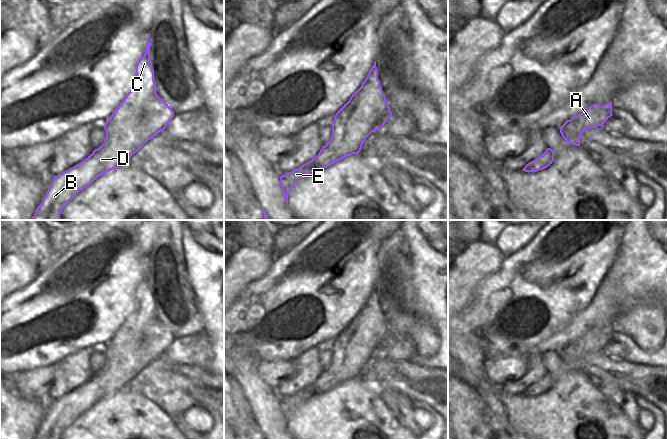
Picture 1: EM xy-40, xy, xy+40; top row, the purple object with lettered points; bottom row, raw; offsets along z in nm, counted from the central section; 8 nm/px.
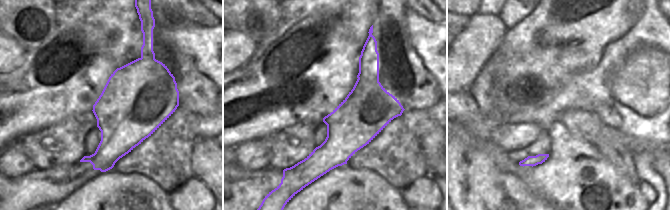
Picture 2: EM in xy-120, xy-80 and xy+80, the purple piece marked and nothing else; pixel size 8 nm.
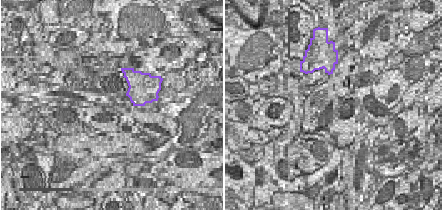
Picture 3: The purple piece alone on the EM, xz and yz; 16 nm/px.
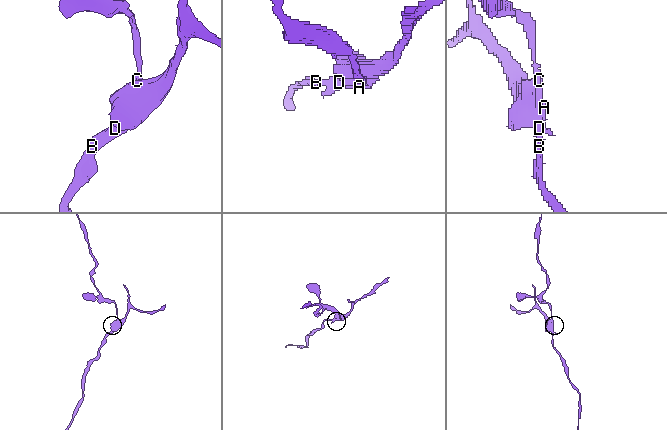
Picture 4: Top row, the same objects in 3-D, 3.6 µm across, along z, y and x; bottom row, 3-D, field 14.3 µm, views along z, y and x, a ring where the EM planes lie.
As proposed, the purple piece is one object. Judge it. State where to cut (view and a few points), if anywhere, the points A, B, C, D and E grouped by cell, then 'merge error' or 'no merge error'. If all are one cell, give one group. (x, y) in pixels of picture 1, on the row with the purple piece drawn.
cut xy (386, 100), (364, 135), (349, 137), (348, 119), (334, 120); groups A C / B D E; merge error

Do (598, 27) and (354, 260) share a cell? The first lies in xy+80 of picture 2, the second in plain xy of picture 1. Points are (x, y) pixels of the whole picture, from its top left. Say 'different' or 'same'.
same

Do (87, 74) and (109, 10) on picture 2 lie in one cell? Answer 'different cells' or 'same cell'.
different cells

